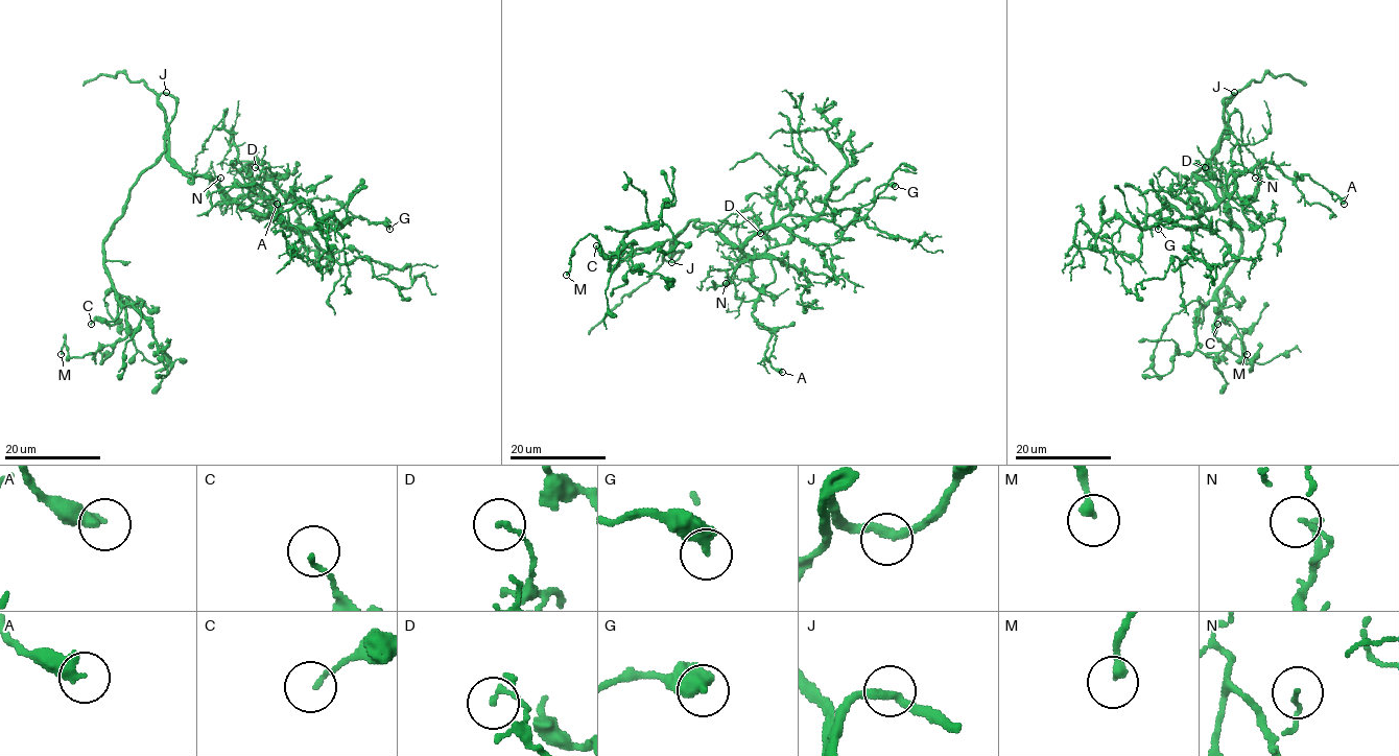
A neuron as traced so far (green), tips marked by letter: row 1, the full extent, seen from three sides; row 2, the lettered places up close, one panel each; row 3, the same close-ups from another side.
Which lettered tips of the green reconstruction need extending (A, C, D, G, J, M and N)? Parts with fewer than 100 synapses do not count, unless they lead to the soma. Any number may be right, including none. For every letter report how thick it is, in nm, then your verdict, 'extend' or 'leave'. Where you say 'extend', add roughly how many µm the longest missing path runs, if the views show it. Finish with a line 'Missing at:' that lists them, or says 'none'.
A: 420 nm | leave
C: 120 nm | leave
D: 140 nm | leave
G: 480 nm | leave
J: 240 nm | leave
M: 240 nm | leave
N: 100 nm | leave
Missing at: none

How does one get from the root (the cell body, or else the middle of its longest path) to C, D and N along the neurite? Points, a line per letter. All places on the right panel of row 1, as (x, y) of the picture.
C: (1193, 172), (1212, 154), (1225, 213), (1241, 242), (1239, 261), (1217, 292), (1229, 325), (1227, 321), (1217, 324)
D: (1193, 172), (1224, 198), (1228, 195), (1226, 186), (1209, 175), (1205, 167)
N: (1193, 172), (1220, 198), (1251, 197), (1258, 182), (1255, 178)

